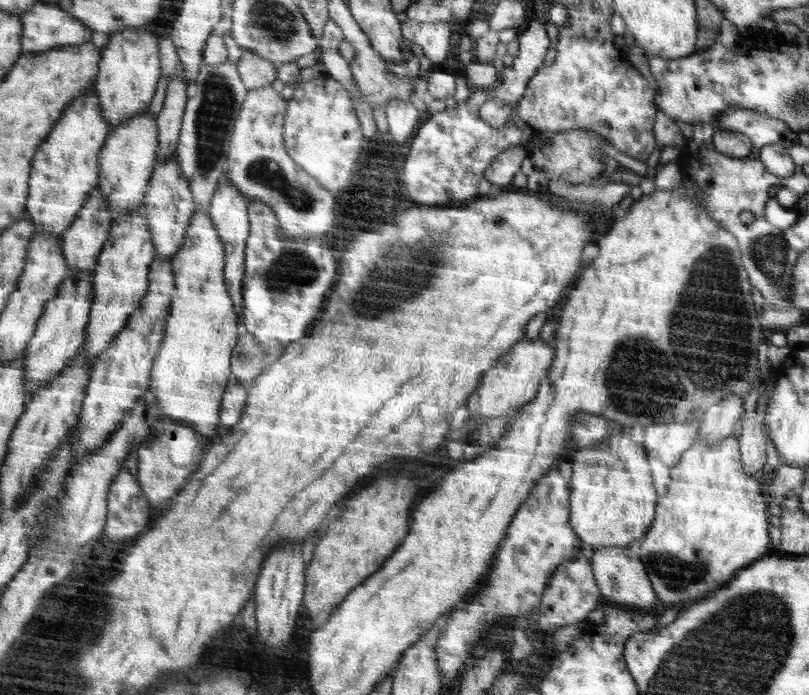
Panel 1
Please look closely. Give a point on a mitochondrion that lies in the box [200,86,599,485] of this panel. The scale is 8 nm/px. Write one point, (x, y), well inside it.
(417, 274)

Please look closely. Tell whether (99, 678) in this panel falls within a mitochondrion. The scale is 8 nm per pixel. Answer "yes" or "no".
no

